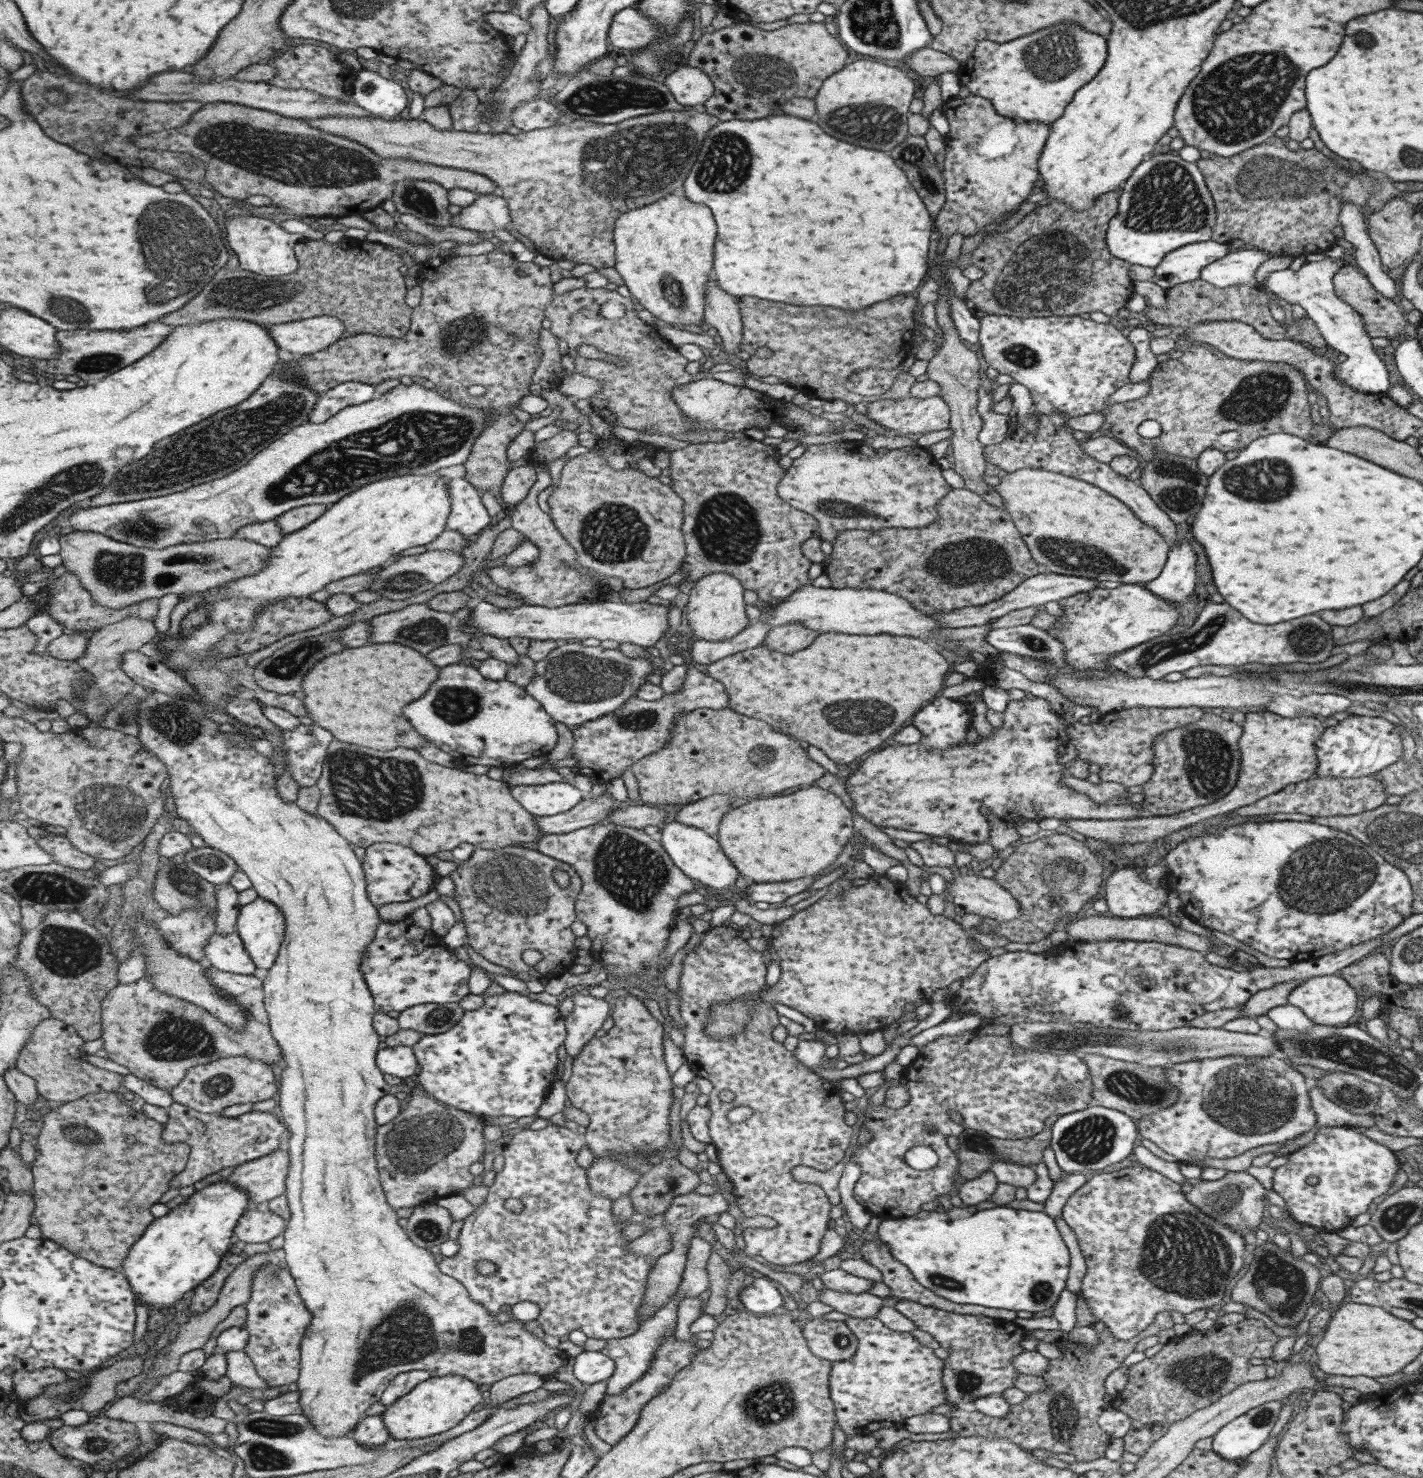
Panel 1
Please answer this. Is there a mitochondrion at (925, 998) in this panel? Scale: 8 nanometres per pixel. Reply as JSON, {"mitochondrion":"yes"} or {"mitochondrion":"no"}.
{"mitochondrion":"no"}

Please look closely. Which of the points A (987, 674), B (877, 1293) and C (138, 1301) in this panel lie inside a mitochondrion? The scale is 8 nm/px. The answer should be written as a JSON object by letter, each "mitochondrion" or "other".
{"A":"other","B":"other","C":"other"}

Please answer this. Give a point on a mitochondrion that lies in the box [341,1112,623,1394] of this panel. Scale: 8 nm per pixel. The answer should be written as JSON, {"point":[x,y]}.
{"point":[403,1334]}

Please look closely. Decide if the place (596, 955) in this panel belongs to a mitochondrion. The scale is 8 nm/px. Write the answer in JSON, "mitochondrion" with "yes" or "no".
{"mitochondrion":"no"}

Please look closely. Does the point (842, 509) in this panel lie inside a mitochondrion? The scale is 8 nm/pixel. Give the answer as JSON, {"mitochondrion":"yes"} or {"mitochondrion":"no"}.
{"mitochondrion":"yes"}

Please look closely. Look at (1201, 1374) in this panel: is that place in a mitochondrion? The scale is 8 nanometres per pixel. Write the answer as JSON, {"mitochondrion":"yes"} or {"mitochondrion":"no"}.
{"mitochondrion":"yes"}

